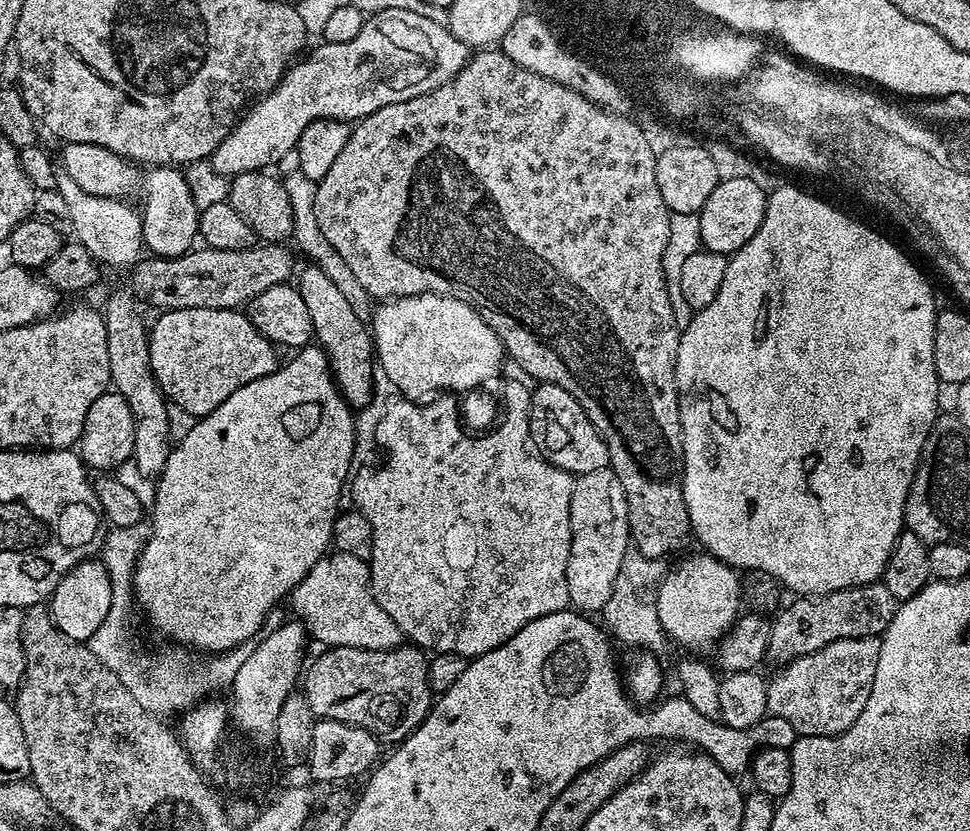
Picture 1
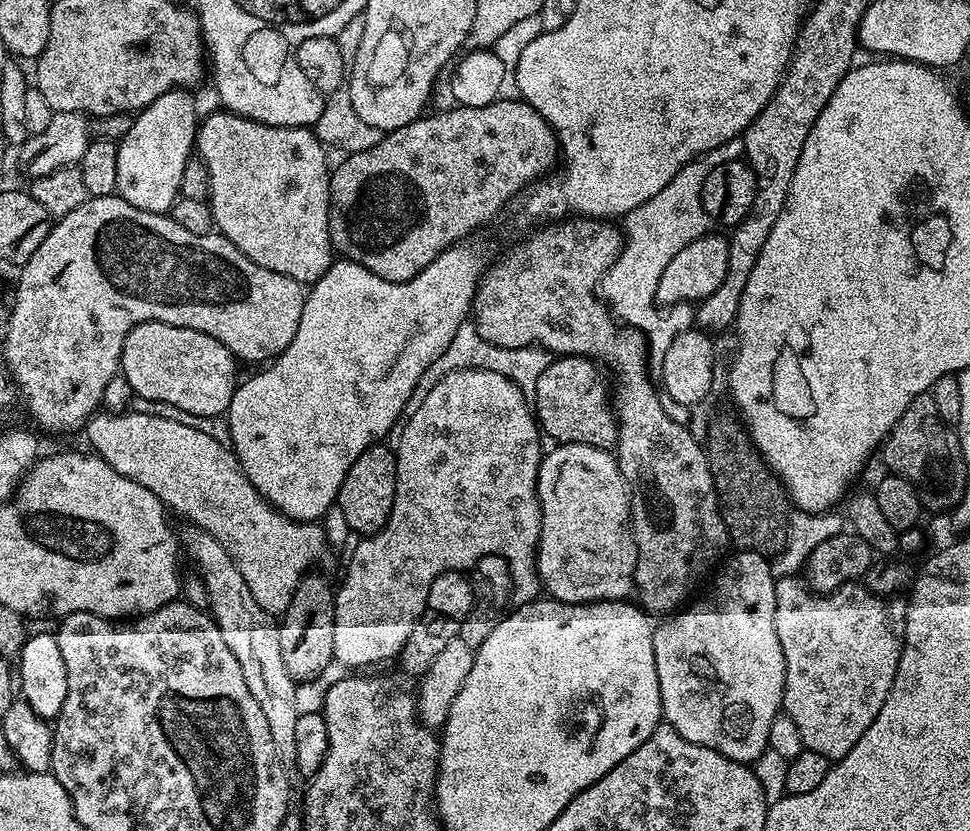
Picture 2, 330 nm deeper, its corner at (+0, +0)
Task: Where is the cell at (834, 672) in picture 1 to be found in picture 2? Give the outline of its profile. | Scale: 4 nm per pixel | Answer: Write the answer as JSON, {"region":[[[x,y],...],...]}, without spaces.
{"region":[[[795,575],[784,576],[776,580],[776,609],[774,610],[774,630],[778,630],[778,642],[782,646],[782,654],[786,658],[786,682],[784,683],[783,711],[790,718],[794,718],[794,726],[798,726],[798,734],[802,734],[805,749],[814,754],[822,754],[829,762],[841,760],[846,753],[870,730],[870,726],[878,718],[878,710],[886,702],[890,690],[894,686],[894,674],[898,670],[900,652],[904,648],[904,631],[906,630],[907,603],[900,598],[877,596],[875,592],[864,587],[863,583],[851,582],[842,585],[824,595],[813,592],[803,579]]]}

